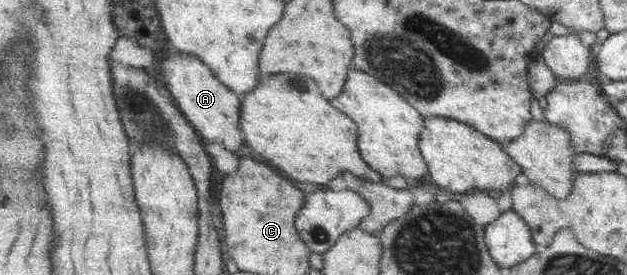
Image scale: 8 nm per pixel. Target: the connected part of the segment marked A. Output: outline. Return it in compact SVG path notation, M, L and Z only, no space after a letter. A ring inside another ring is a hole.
M171 50L168 56L159 60L166 87L172 93L180 109L187 118L200 130L200 136L212 143L221 142L232 151L244 147L242 133L242 99L235 90L230 89L216 75L208 63L197 55Z

